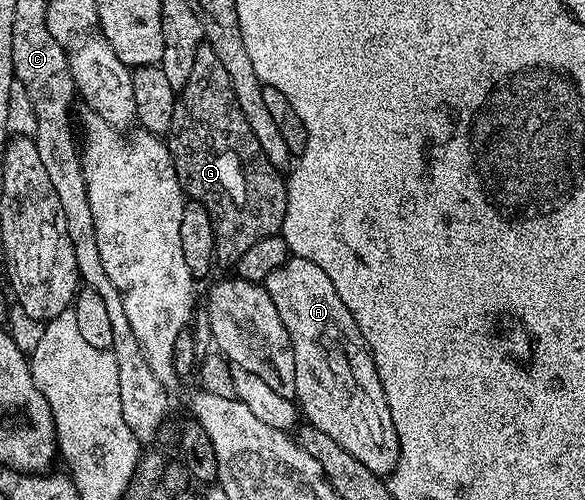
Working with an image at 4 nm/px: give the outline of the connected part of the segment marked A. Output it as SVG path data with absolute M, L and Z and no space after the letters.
M290 256L288 261L275 267L275 271L265 277L263 284L267 295L271 295L271 303L275 303L275 311L279 311L279 319L283 319L283 327L287 327L287 335L295 351L295 400L304 420L323 431L323 435L331 435L331 439L335 439L335 443L339 443L347 455L355 455L355 459L359 459L367 471L376 477L388 478L401 457L399 439L393 426L393 412L387 407L383 383L379 383L369 346L365 344L353 313L347 311L343 299L339 299L335 283L327 279L327 271L323 271L319 263Z

